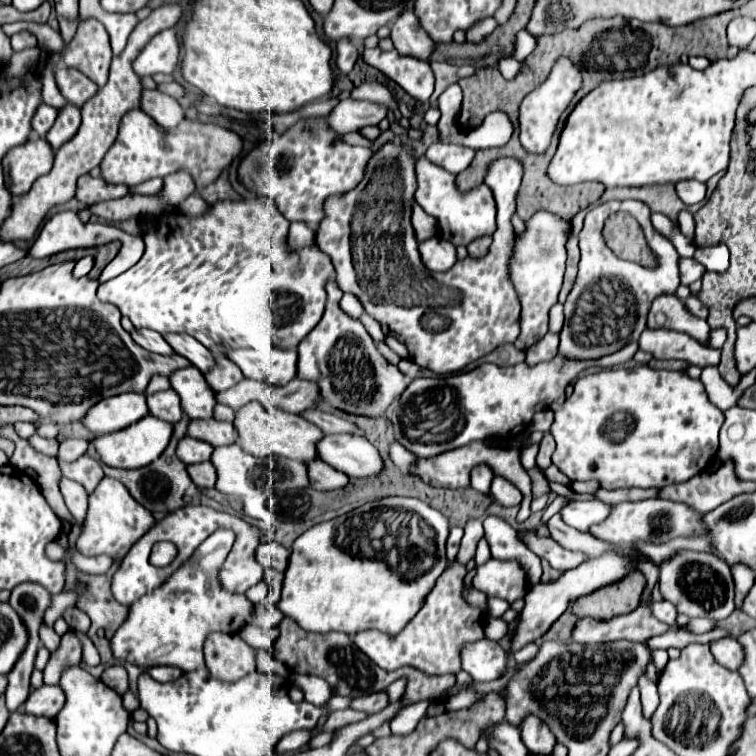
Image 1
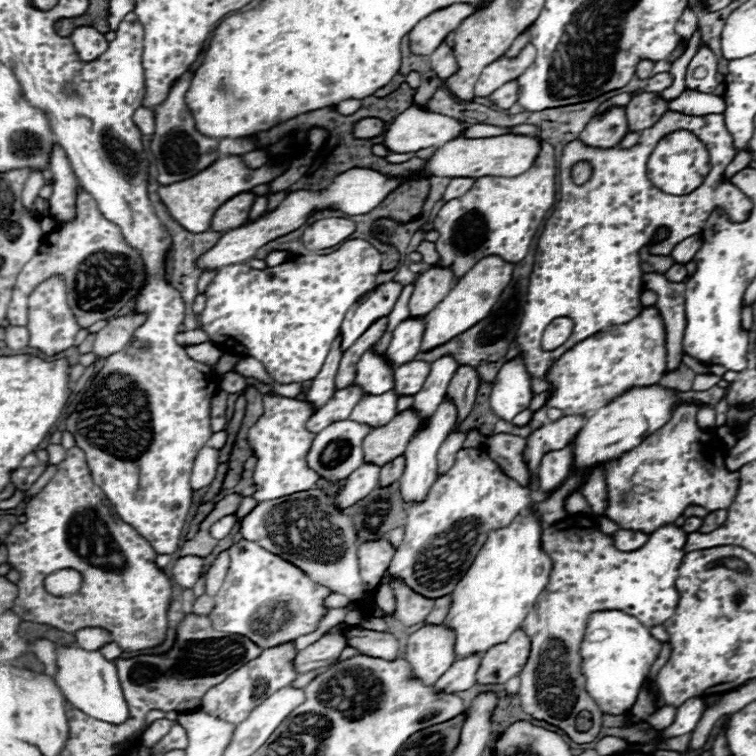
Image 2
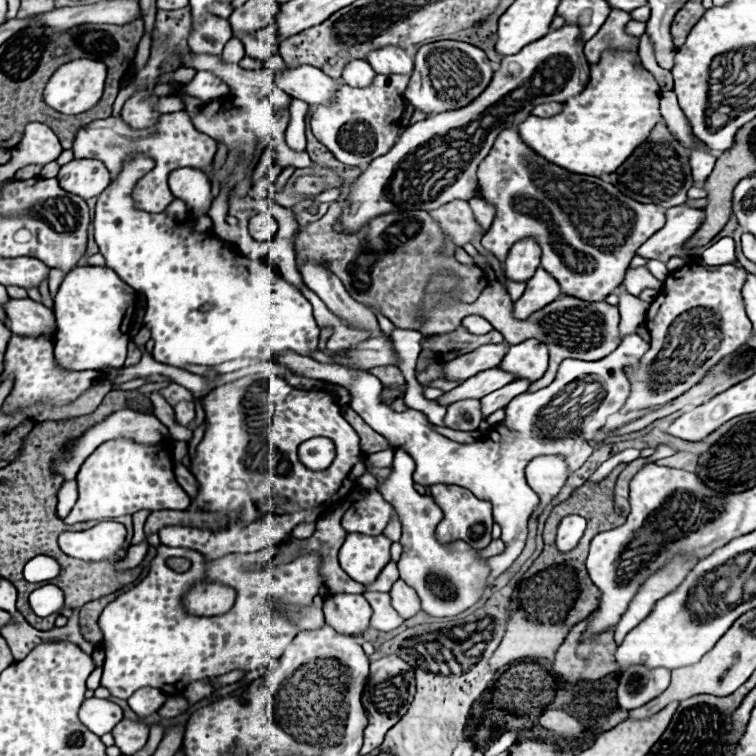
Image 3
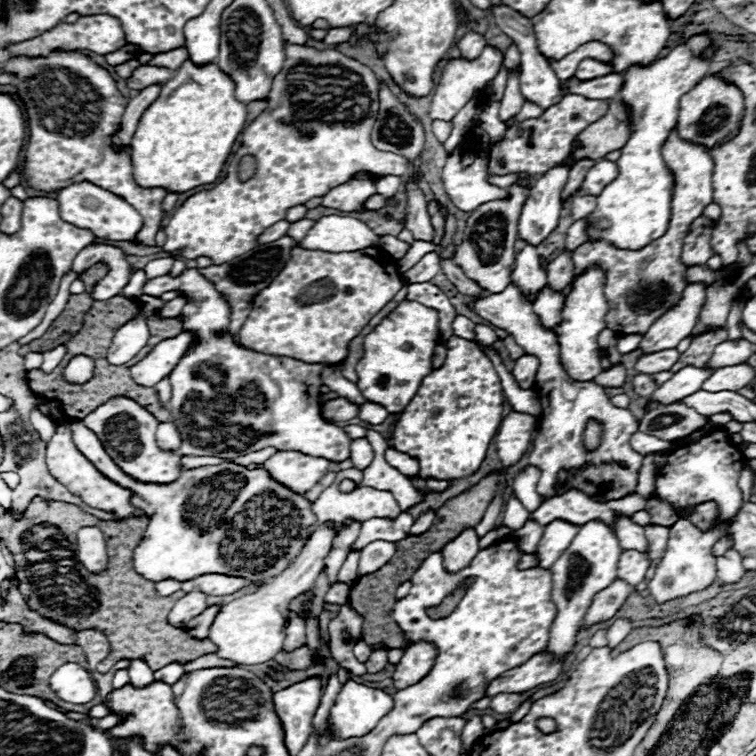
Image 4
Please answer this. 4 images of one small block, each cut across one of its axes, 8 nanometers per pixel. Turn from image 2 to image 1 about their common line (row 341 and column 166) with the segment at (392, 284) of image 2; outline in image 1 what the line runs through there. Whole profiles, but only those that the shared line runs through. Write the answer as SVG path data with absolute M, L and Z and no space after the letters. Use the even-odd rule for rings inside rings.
M134 330L132 340L148 352L156 352L156 354L162 354L162 356L174 354L174 350L170 350L170 346L166 346L166 340L162 338L162 334L158 334L154 330Z

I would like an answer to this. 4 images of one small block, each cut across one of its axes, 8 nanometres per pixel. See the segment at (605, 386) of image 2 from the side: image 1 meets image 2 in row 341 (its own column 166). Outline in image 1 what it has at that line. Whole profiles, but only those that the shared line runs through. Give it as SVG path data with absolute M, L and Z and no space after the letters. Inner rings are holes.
M216 530L208 536L196 550L194 558L190 558L190 562L186 562L186 566L182 566L166 584L134 602L126 622L110 638L110 650L116 660L130 662L140 668L168 664L180 670L198 670L204 666L204 642L208 634L236 634L250 622L254 604L246 596L226 594L226 590L218 586L218 566L222 566L232 548L232 536L230 540L224 536L224 542L230 542L230 546L220 546L220 534L222 532Z

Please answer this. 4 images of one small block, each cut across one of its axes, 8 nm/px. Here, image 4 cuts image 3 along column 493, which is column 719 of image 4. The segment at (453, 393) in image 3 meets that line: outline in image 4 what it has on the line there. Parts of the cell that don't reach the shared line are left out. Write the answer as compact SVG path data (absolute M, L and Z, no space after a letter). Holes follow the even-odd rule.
M748 364L724 366L724 368L714 370L714 374L702 384L700 390L706 390L706 392L734 390L734 392L738 392L742 386L750 384L752 378L754 378L754 370Z

